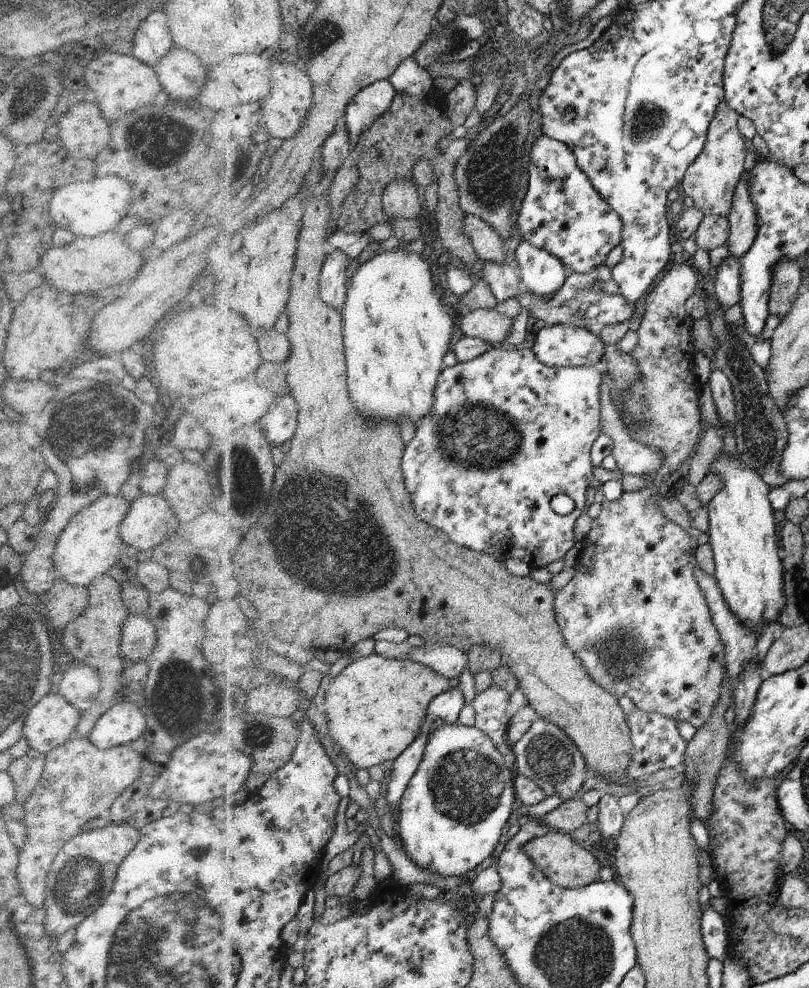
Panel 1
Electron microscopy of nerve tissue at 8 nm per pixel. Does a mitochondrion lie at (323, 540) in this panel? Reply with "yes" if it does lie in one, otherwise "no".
yes

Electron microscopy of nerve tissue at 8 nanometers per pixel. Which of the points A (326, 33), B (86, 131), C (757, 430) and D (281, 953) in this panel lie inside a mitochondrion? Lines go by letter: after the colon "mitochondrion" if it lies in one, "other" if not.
A: mitochondrion
B: other
C: mitochondrion
D: other

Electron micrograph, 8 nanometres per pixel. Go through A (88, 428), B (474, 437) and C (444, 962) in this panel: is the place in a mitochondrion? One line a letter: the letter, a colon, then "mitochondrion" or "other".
A: mitochondrion
B: mitochondrion
C: other

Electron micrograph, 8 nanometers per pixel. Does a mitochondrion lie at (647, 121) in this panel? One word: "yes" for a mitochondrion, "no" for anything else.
yes

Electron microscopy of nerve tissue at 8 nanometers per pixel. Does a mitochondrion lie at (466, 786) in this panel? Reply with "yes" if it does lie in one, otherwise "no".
yes

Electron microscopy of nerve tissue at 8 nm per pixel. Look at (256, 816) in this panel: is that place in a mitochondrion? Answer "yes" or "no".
no

